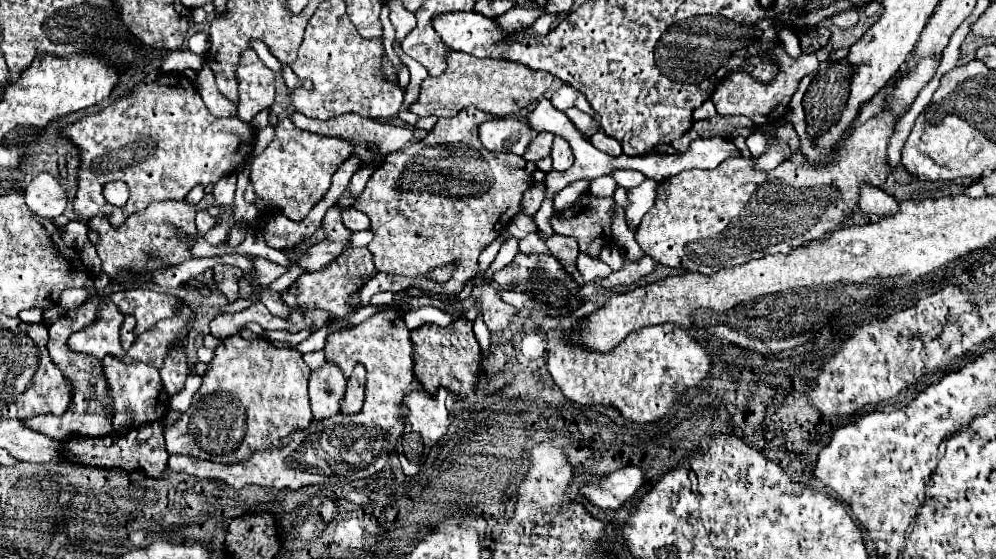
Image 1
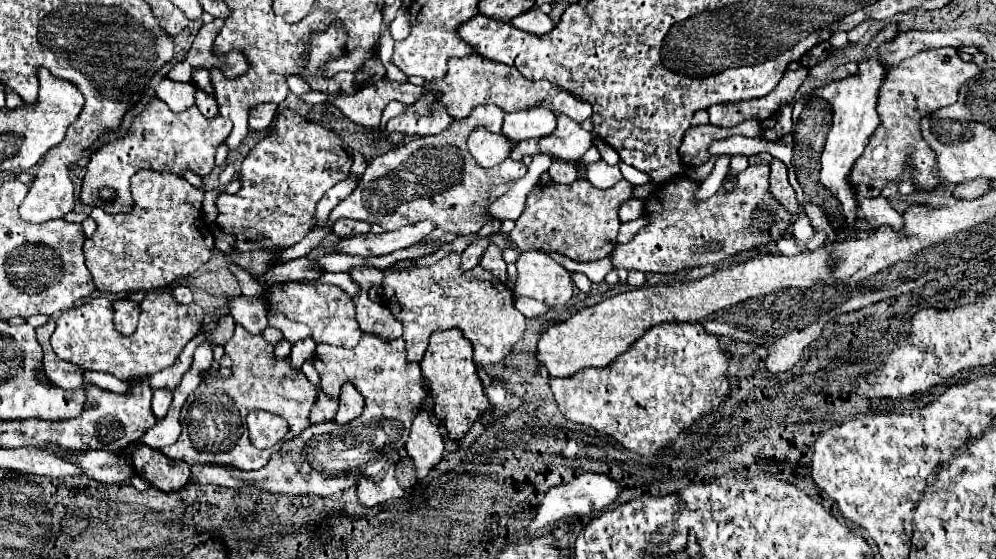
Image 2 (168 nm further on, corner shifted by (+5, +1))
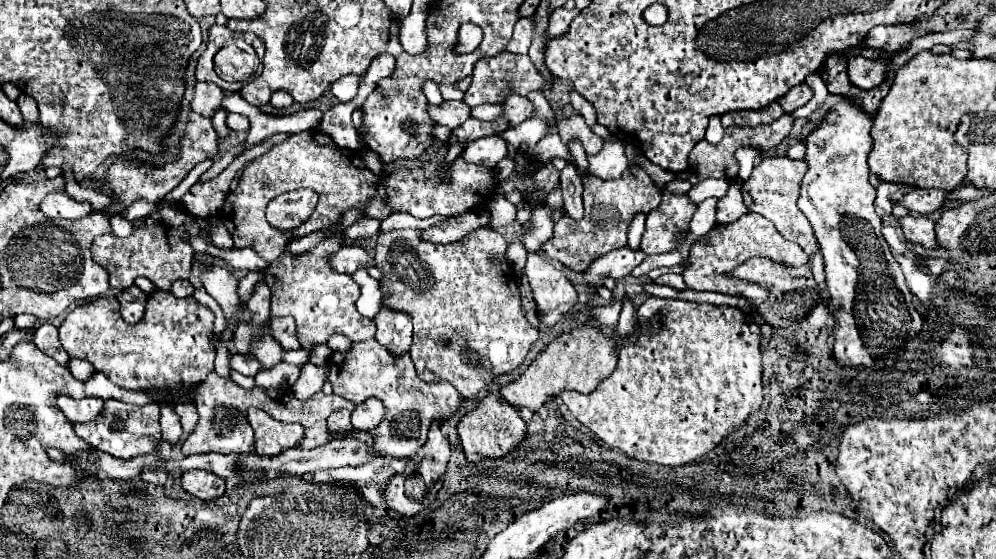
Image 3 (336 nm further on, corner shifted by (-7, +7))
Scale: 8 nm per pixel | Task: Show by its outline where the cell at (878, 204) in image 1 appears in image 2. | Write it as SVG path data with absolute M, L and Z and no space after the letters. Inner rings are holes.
M876 196L876 198L864 198L858 202L860 208L860 216L872 226L872 228L880 228L880 226L890 226L896 232L902 232L902 216L890 206L890 202L884 196Z

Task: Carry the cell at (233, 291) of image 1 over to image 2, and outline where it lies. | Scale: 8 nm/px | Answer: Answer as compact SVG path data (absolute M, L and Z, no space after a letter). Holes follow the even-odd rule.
M226 296L226 304L230 308L230 314L238 324L242 324L250 334L260 334L266 324L266 310L258 302L258 298L246 298L246 296Z

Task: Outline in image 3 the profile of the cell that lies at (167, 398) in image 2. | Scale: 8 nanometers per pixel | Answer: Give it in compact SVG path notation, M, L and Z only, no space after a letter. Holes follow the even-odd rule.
M164 404L162 406L162 418L160 418L160 426L162 426L162 438L170 444L178 444L182 438L182 426L180 420L174 412L172 404Z

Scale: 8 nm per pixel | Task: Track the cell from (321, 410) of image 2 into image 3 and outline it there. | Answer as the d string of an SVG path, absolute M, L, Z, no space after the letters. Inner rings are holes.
M340 410L340 412L332 414L332 416L328 418L328 430L330 430L332 434L338 434L338 432L342 432L342 434L354 432L354 426L352 426L352 422L350 422L350 410Z

